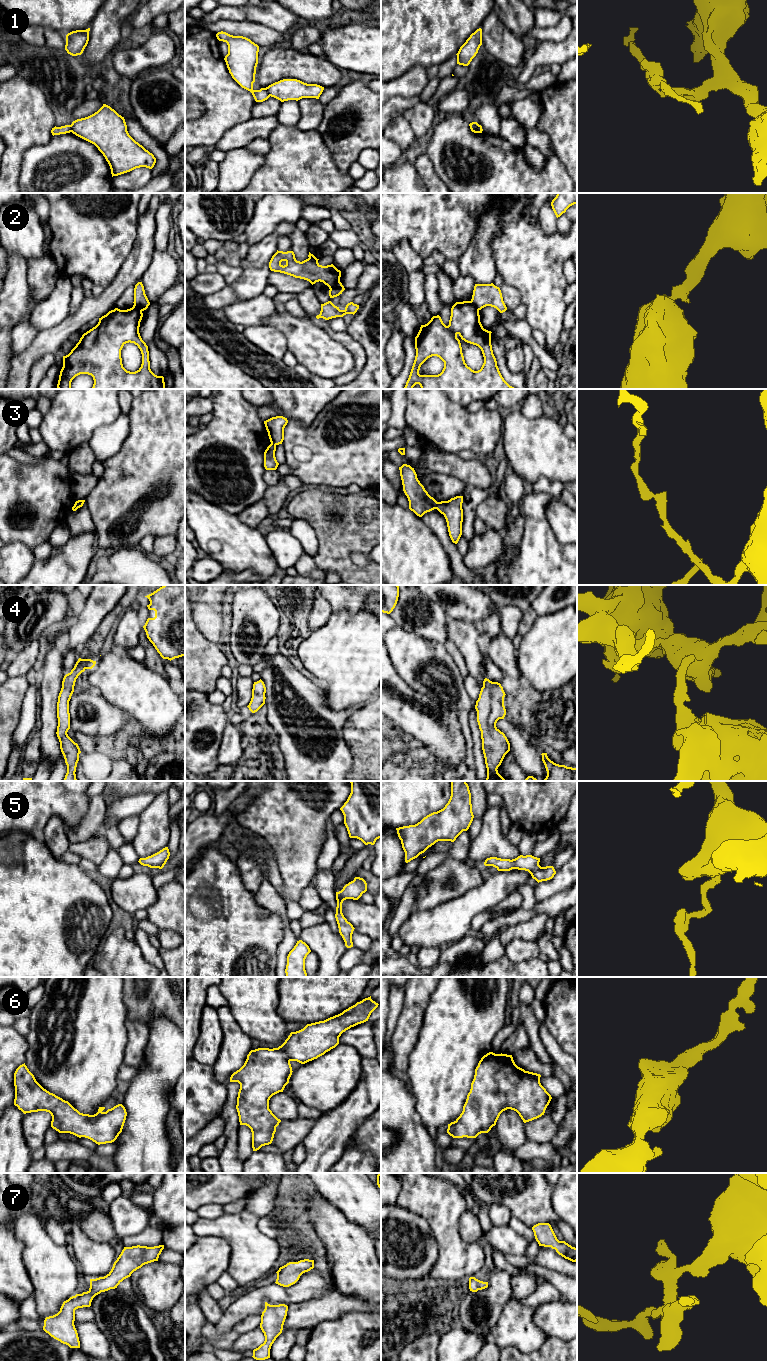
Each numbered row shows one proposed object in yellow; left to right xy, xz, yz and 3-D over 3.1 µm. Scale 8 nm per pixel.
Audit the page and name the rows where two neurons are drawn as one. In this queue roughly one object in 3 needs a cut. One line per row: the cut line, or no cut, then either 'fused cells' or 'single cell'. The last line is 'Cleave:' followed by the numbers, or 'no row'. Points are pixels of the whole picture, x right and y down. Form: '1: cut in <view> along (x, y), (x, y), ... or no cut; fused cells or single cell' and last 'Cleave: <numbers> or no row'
1: cut in xz along (265, 88), (270, 95); fused cells
2: cut in xz along (339, 280), (329, 288); fused cells
3: cut in yz along (438, 502), (435, 508); fused cells
4: no cut; single cell
5: no cut; single cell
6: no cut; single cell
7: no cut; single cell
Cleave: 1, 2, 3

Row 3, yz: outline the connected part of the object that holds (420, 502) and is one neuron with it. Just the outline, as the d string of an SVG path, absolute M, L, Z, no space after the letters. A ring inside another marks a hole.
M410 465L399 467L403 491L409 501L409 509L417 516L436 509L437 501L431 497L417 478L417 474Z

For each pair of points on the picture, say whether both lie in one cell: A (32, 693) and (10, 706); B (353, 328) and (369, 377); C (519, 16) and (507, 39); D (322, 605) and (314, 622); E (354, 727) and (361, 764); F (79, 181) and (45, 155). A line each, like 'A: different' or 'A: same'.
A: different
B: same
C: different
D: same
E: same
F: same

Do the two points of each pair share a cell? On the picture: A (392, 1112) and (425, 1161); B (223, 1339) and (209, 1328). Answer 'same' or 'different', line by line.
A: same
B: same

